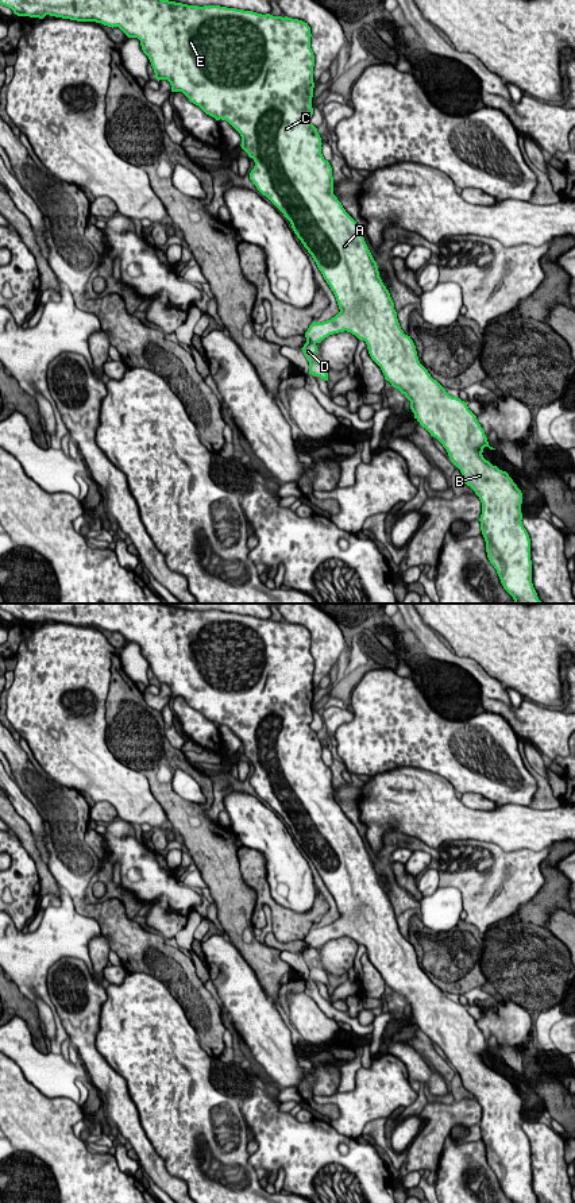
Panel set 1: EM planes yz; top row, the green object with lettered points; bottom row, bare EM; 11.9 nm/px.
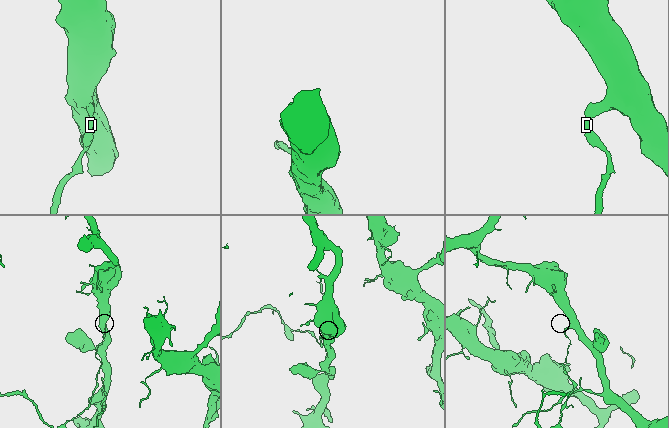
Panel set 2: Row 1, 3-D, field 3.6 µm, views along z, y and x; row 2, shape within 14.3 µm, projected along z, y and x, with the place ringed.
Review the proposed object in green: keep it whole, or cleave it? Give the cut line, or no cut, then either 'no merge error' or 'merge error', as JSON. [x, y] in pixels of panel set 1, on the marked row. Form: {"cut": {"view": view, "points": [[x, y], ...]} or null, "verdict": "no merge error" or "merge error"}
{"cut": {"view": "yz", "points": [[307, 339], [315, 343]]}, "verdict": "merge error"}

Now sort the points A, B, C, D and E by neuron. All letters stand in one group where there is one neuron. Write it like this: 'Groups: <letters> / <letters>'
Groups: A B C E / D

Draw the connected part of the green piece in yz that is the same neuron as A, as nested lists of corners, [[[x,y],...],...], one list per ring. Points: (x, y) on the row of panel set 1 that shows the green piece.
[[[0,0],[1,5],[5,5],[13,11],[18,16],[30,16],[30,18],[39,18],[43,19],[46,15],[70,19],[77,22],[96,22],[101,23],[108,27],[119,27],[128,38],[138,38],[140,41],[140,46],[143,53],[148,57],[151,66],[155,73],[155,78],[167,80],[171,85],[171,92],[182,92],[190,103],[198,105],[207,115],[215,117],[216,120],[227,120],[242,136],[242,149],[248,154],[250,158],[254,159],[255,166],[250,173],[250,180],[256,186],[256,189],[266,196],[290,221],[292,228],[297,238],[301,240],[304,247],[312,255],[313,261],[316,262],[319,270],[321,271],[324,279],[329,285],[331,290],[333,292],[340,312],[332,317],[331,320],[316,323],[313,321],[308,331],[305,332],[306,340],[312,343],[320,343],[325,338],[339,332],[351,332],[359,340],[364,340],[367,344],[368,354],[371,359],[381,367],[385,379],[391,383],[393,387],[398,389],[409,401],[410,409],[414,413],[414,419],[420,423],[422,428],[425,428],[431,436],[436,437],[443,447],[447,450],[451,462],[460,470],[463,481],[467,486],[470,486],[475,494],[479,497],[482,502],[482,514],[481,514],[481,531],[486,541],[486,552],[490,563],[497,570],[497,574],[501,579],[503,589],[513,597],[514,604],[543,604],[532,583],[532,560],[530,560],[530,539],[526,529],[522,525],[522,513],[521,513],[521,504],[522,504],[522,493],[509,477],[506,471],[499,470],[497,466],[493,466],[489,460],[486,460],[482,455],[483,448],[489,447],[490,450],[495,450],[489,446],[487,437],[485,435],[483,428],[476,420],[476,416],[468,409],[467,402],[462,401],[458,397],[449,396],[445,389],[431,377],[428,370],[420,363],[416,346],[410,336],[405,335],[400,327],[397,312],[394,309],[394,302],[390,297],[389,290],[383,285],[377,262],[374,261],[362,232],[358,228],[356,221],[346,212],[341,203],[333,194],[333,177],[332,177],[332,167],[328,161],[324,159],[321,154],[321,138],[317,132],[317,128],[310,123],[310,117],[313,115],[312,108],[312,97],[313,97],[313,66],[314,66],[314,55],[310,49],[310,27],[308,23],[292,19],[292,18],[282,18],[282,16],[273,16],[270,14],[262,15],[252,11],[243,11],[236,8],[227,8],[220,5],[188,5],[182,3],[169,1],[169,0]]]

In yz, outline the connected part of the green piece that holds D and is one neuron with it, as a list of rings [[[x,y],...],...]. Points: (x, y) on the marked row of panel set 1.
[[[306,340],[306,343],[301,350],[306,360],[309,362],[309,374],[312,374],[313,377],[320,377],[324,381],[328,381],[328,373],[325,367],[317,360],[317,356],[316,356],[316,352],[317,352],[316,343]]]

